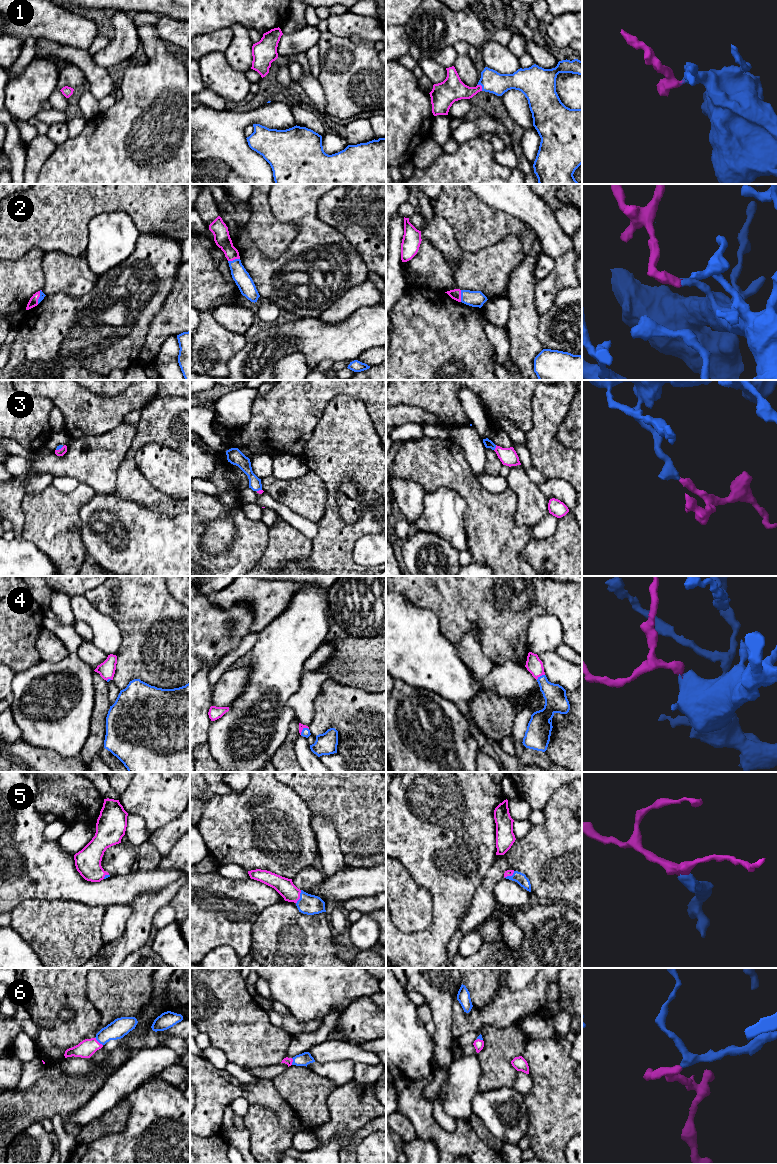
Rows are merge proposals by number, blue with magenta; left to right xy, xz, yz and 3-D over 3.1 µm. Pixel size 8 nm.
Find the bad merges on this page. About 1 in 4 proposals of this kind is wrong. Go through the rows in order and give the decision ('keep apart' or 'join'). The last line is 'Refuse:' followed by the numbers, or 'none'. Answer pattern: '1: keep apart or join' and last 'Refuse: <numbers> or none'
1: join
2: join
3: join
4: join
5: join
6: join
Refuse: none

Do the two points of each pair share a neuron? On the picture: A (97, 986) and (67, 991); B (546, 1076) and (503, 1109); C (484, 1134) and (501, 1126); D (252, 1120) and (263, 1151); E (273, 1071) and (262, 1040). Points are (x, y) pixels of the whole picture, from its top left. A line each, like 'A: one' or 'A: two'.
A: two
B: two
C: two
D: one
E: two

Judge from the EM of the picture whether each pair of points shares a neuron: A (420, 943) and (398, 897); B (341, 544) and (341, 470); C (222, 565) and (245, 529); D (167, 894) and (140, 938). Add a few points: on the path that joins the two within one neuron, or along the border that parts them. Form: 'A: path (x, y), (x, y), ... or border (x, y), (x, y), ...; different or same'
A: border (432, 916), (426, 928), (412, 933), (396, 925); different
B: path (331, 526), (332, 488); same
C: path (231, 556), (245, 542), (245, 538); same
D: path (155, 903), (141, 917), (140, 926); same

